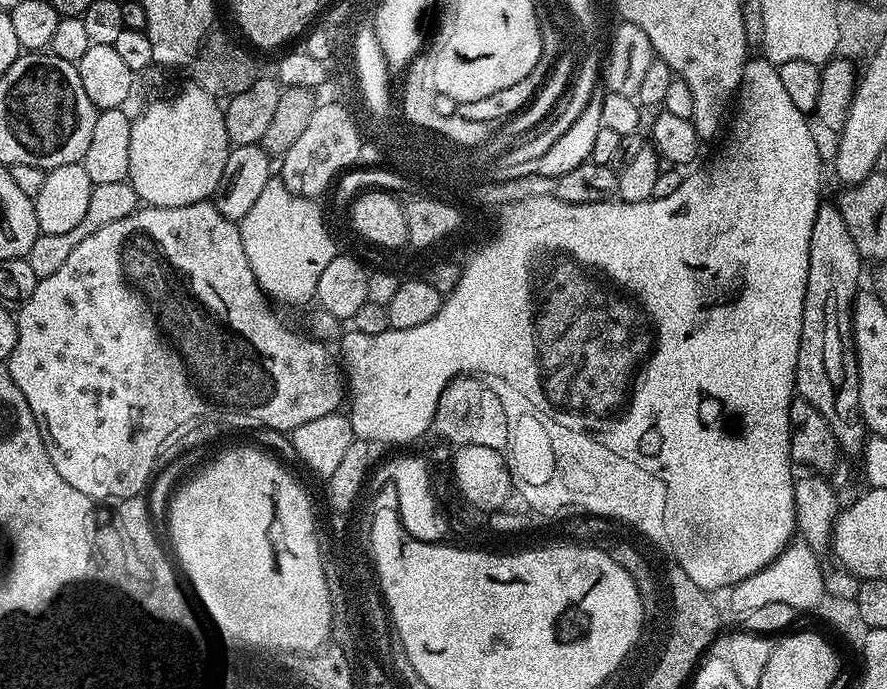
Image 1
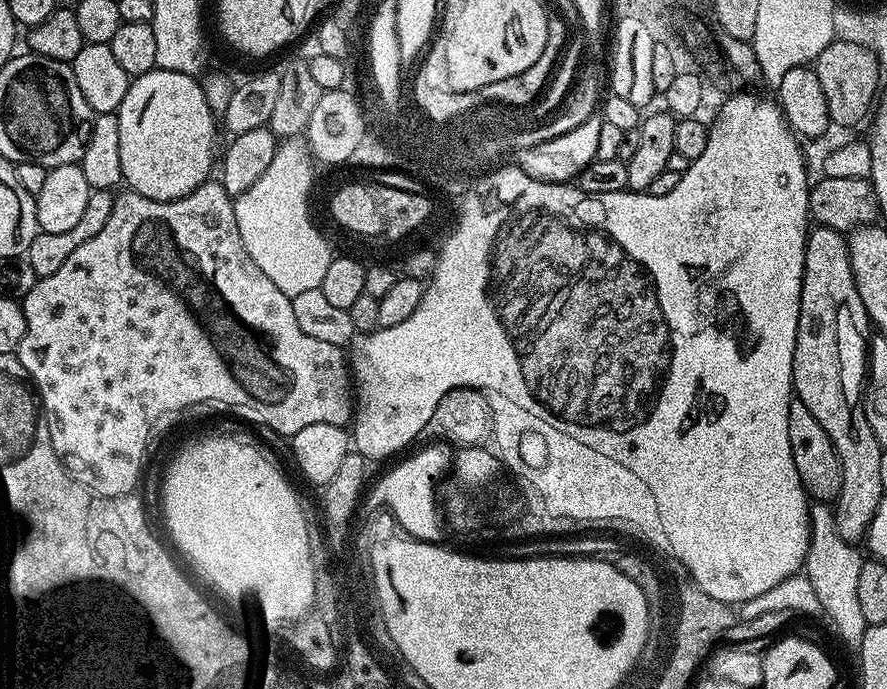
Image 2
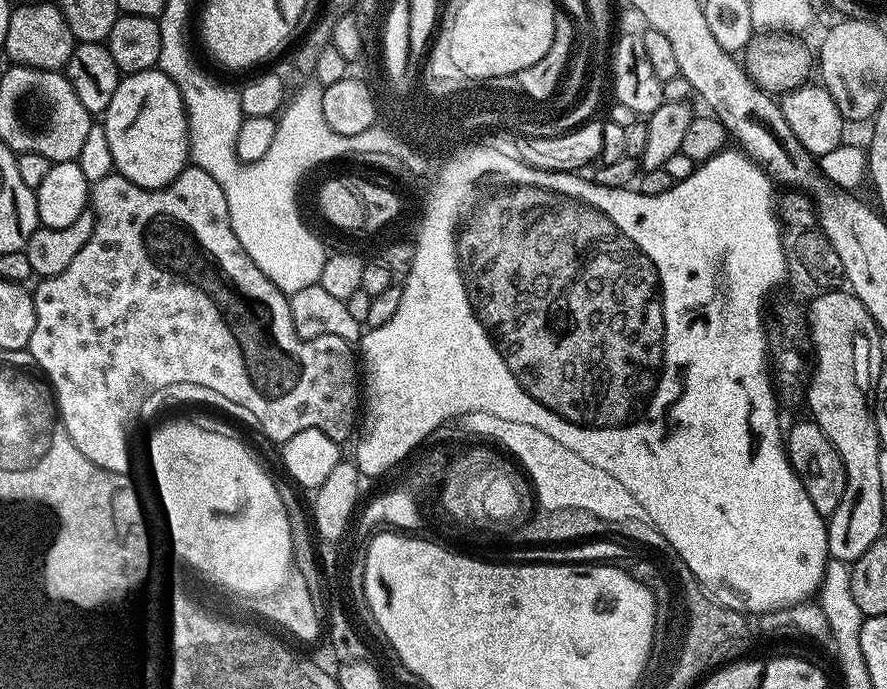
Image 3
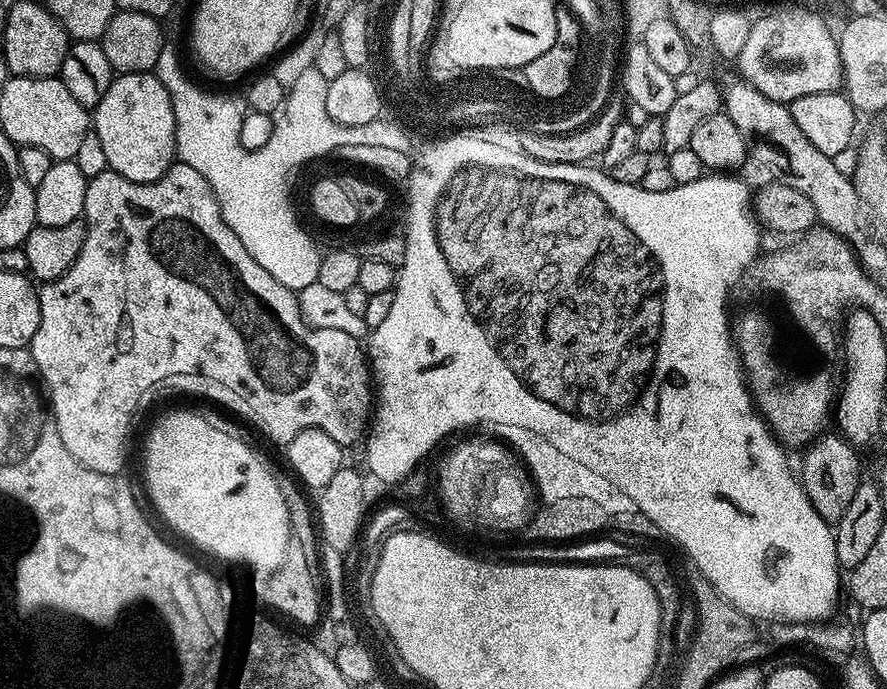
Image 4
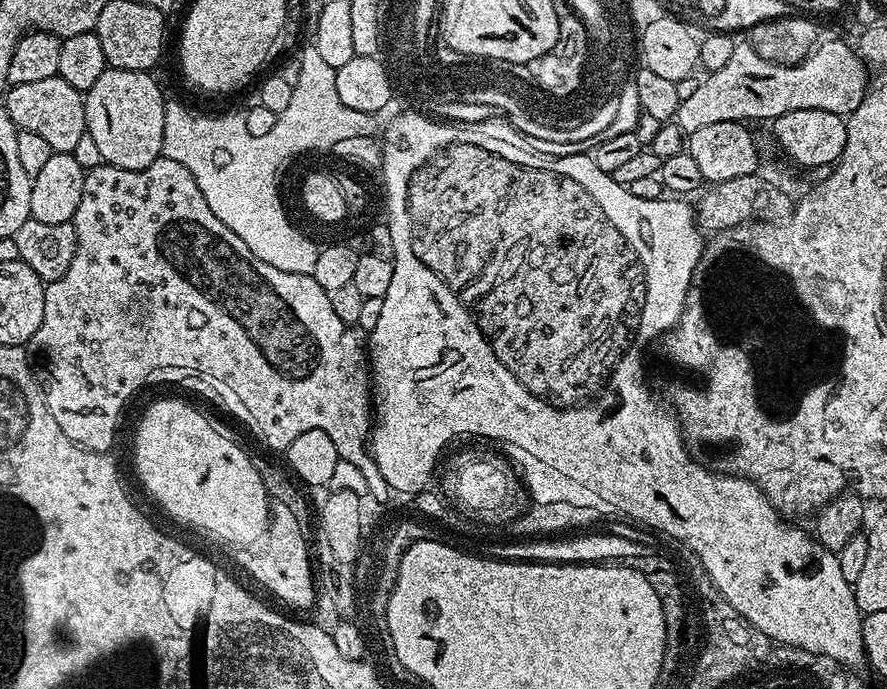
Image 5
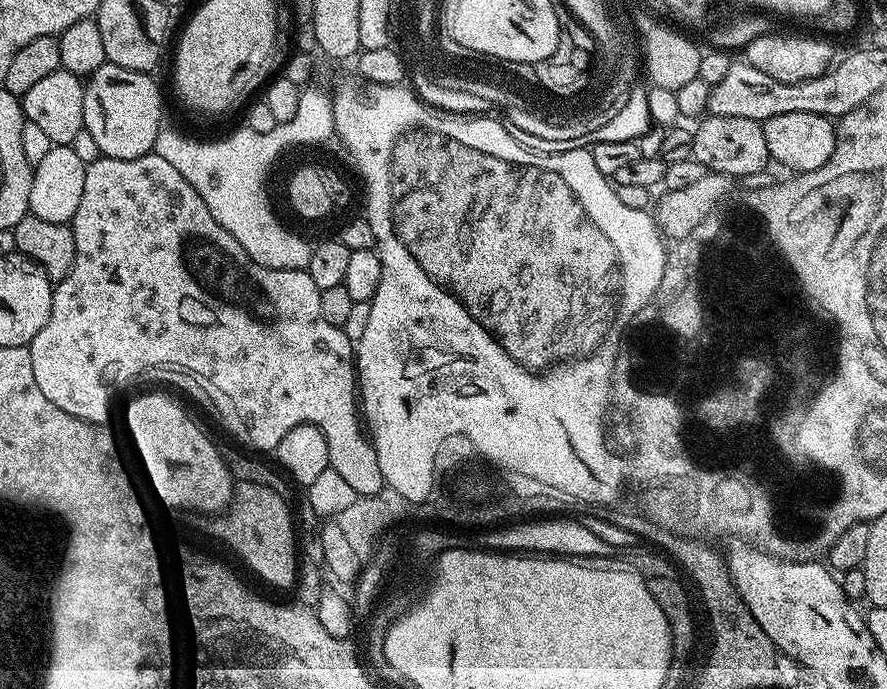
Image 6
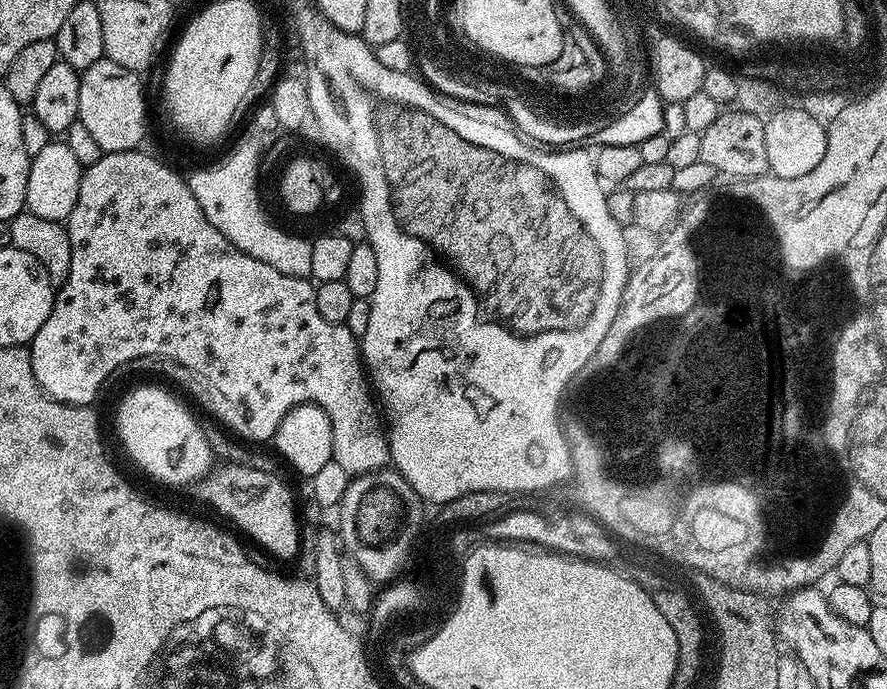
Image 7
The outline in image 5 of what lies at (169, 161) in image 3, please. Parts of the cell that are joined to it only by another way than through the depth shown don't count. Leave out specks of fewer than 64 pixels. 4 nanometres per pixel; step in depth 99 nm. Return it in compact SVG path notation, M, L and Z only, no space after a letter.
M111 66L105 68L104 73L98 78L98 82L94 82L94 86L90 86L90 90L83 93L84 109L86 110L86 133L90 138L94 138L94 142L98 142L98 154L101 161L106 164L113 164L122 170L142 170L146 166L150 166L150 162L159 160L162 155L162 126L164 125L164 106L166 103L166 95L160 89L160 84L155 80L155 75L146 72L135 72L134 70L122 70L121 68L113 68Z

